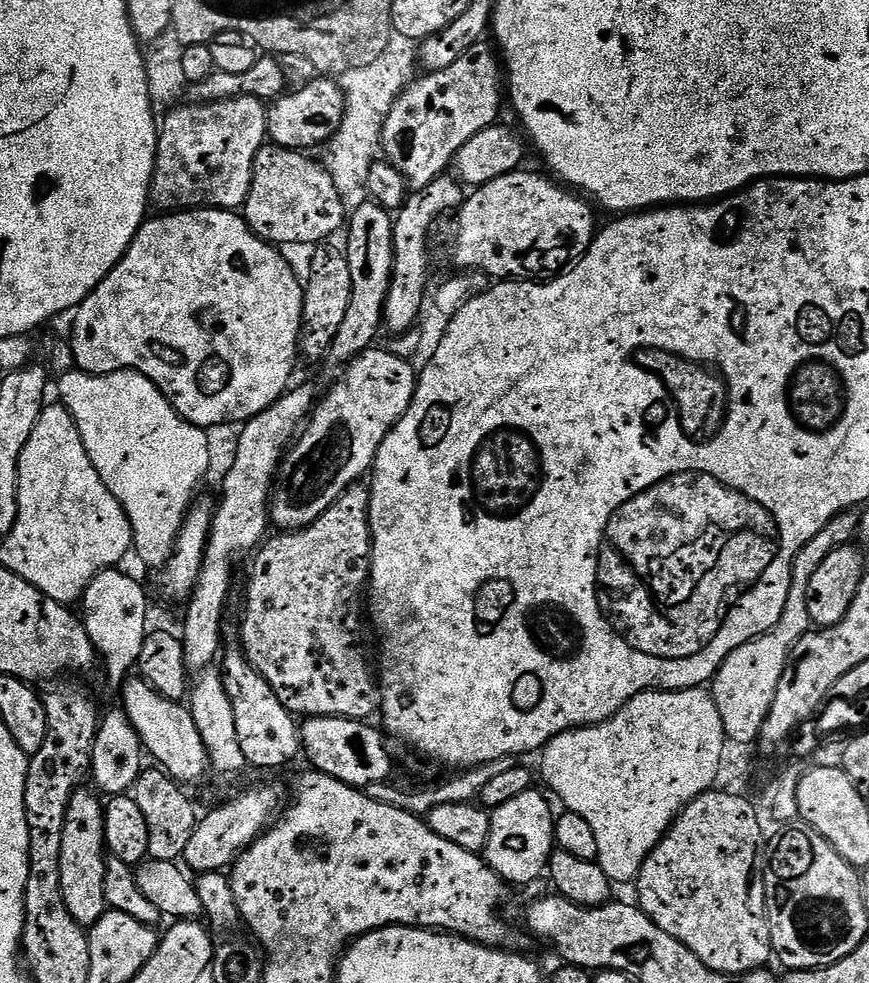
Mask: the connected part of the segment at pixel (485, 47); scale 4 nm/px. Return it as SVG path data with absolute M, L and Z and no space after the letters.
M481 42L470 46L458 62L446 66L446 70L430 72L413 79L390 106L381 130L380 147L383 159L402 174L409 189L425 188L434 178L445 175L453 167L458 150L478 134L501 119L500 96L502 100L502 60L491 43Z

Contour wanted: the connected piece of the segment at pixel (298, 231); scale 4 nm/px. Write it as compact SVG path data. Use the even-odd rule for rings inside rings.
M268 142L254 158L252 185L242 215L252 233L273 246L320 246L327 236L345 227L343 198L335 189L334 178L319 159L311 160L308 156L311 155Z

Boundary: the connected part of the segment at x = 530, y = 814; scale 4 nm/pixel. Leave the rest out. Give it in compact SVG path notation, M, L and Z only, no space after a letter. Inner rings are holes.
M529 790L526 794L518 794L518 798L506 802L506 806L498 806L490 812L490 838L482 855L509 885L532 884L540 875L545 875L548 860L554 851L554 811L552 812L548 805L549 797L543 791L536 791Z

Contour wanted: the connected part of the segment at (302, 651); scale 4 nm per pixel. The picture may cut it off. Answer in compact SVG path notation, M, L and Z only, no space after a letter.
M357 482L322 514L319 520L314 521L308 528L284 530L271 538L265 539L255 553L256 561L252 564L252 573L248 576L248 592L246 594L246 610L242 616L242 626L238 631L241 636L241 644L248 660L270 683L274 694L286 706L289 712L300 718L309 716L341 716L347 720L367 721L368 716L375 717L380 711L380 690L374 679L374 668L368 665L368 656L364 653L364 624L366 628L366 589L370 584L372 570L372 531L368 525L368 507L370 498L368 488L363 483Z

